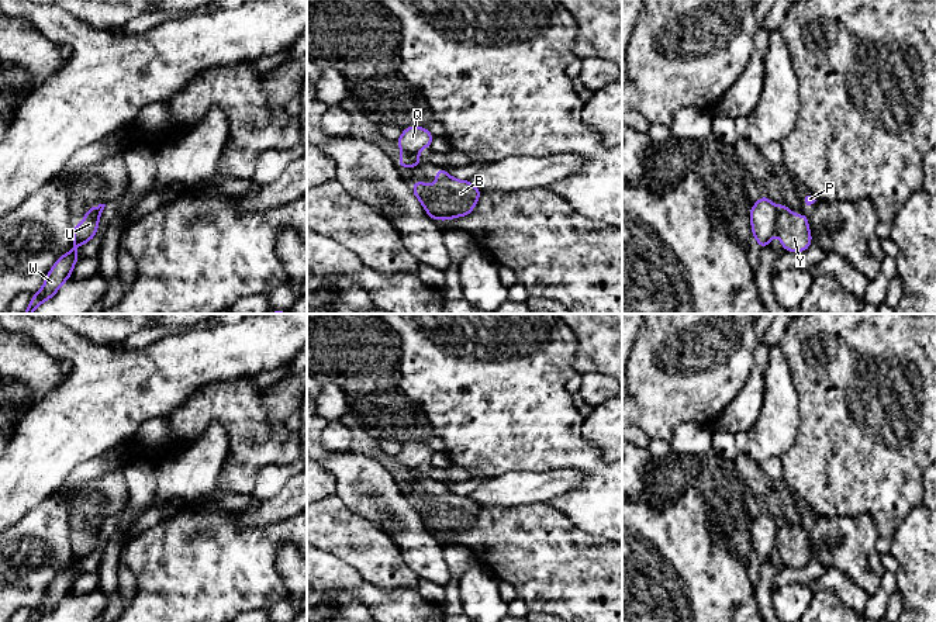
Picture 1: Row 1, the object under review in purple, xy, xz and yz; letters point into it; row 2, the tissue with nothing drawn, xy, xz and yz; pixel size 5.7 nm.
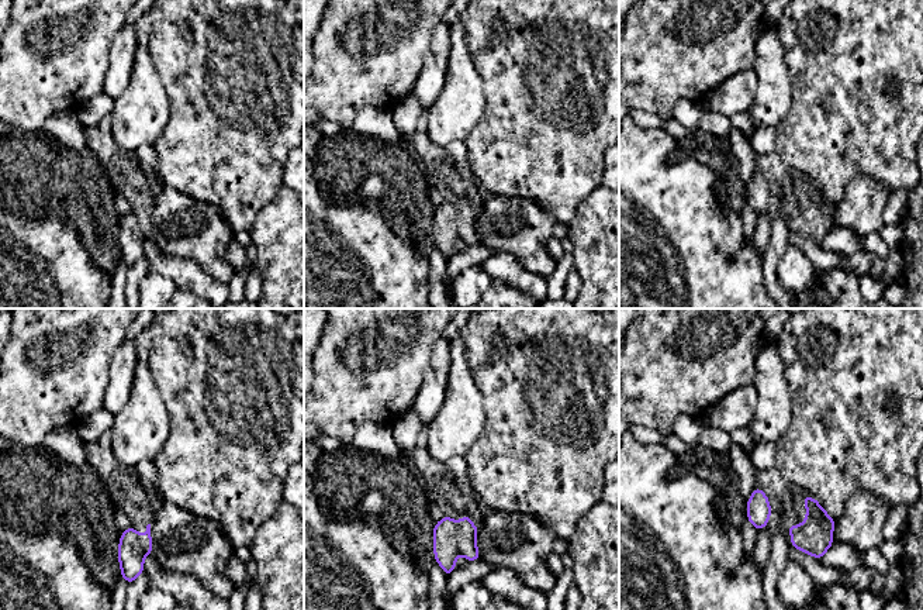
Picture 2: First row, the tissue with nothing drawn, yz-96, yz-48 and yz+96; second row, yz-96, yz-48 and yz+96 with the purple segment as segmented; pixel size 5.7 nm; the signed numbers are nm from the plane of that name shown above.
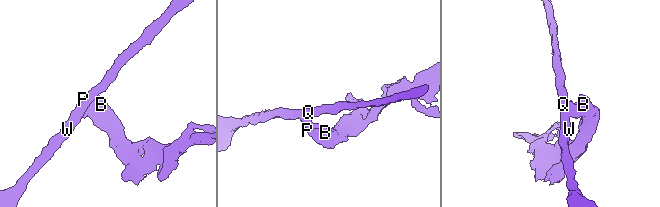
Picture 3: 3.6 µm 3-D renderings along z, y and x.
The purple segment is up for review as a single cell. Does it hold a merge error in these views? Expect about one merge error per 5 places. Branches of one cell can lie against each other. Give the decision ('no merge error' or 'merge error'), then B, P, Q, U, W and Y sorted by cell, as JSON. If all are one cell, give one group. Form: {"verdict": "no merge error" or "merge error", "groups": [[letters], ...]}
{"verdict": "merge error", "groups": [["B", "P", "U", "Y"], ["Q", "W"]]}

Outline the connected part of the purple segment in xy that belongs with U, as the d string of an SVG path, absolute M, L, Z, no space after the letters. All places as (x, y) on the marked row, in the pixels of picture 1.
M99 204L97 207L89 207L89 211L84 214L84 218L80 224L75 225L73 236L82 243L86 243L94 238L99 228L99 220L104 210L106 204Z

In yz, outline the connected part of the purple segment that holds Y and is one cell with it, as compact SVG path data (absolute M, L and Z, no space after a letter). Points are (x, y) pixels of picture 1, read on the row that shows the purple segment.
M781 204L776 210L776 231L784 250L805 252L812 241L807 214L795 215L787 204Z

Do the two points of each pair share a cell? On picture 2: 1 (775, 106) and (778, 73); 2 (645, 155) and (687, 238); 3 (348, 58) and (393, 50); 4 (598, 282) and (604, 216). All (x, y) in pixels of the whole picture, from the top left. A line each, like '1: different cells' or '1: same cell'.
1: same cell
2: same cell
3: same cell
4: same cell

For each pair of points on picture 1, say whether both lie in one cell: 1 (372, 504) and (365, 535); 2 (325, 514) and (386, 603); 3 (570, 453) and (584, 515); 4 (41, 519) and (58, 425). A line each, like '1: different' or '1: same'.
1: different
2: different
3: same
4: different

